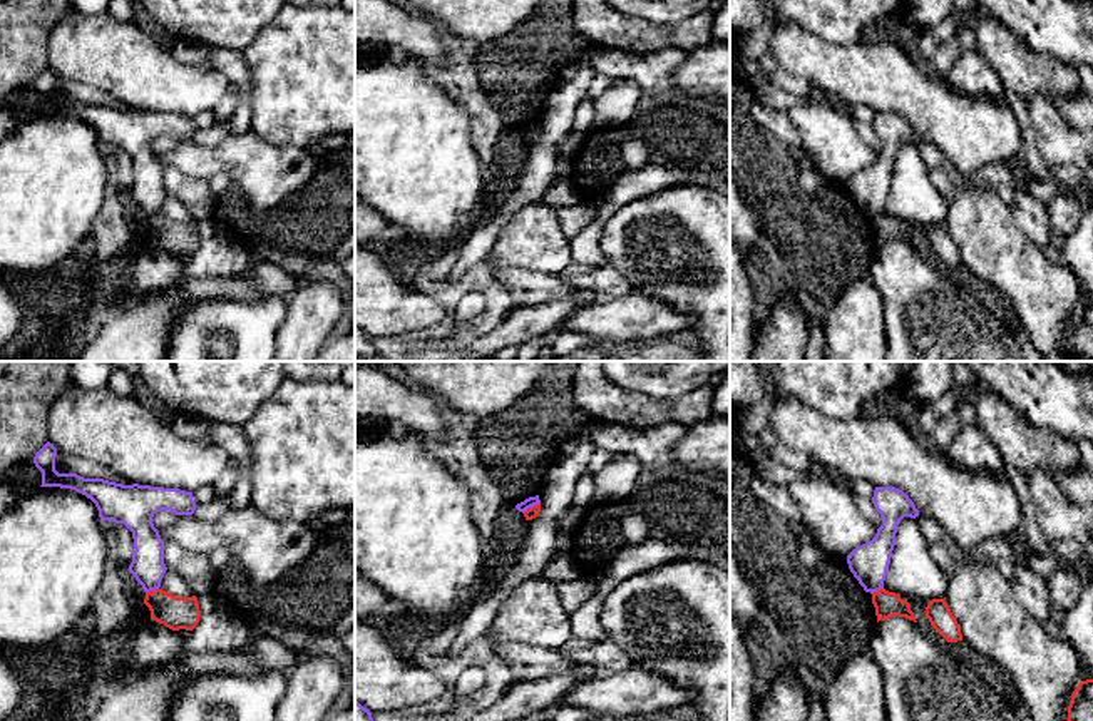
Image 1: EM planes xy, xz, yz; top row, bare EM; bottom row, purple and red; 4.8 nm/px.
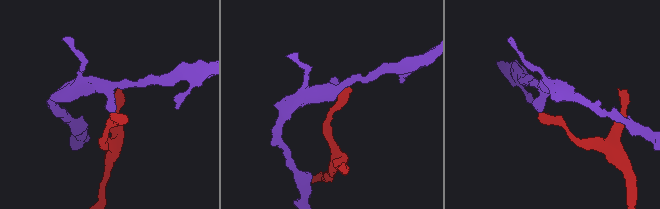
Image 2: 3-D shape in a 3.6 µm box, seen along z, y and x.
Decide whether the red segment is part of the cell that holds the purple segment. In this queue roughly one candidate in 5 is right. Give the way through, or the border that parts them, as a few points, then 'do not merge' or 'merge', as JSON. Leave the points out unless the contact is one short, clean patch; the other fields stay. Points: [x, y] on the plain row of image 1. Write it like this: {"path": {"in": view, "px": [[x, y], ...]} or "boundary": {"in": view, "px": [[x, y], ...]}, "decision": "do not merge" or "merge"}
{"boundary": {"in": "xz", "px": [[539, 127], [523, 138]]}, "decision": "do not merge"}

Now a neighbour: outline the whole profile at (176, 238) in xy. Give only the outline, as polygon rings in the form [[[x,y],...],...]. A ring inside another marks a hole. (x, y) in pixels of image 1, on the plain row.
[[[162,214],[146,219],[144,229],[151,236],[151,244],[172,256],[192,256],[199,248],[201,238],[198,222],[176,222]]]

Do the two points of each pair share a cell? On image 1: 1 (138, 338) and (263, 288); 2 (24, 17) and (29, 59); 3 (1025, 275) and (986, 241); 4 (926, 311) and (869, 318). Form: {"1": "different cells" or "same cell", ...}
{"1": "same cell", "2": "same cell", "3": "same cell", "4": "different cells"}

